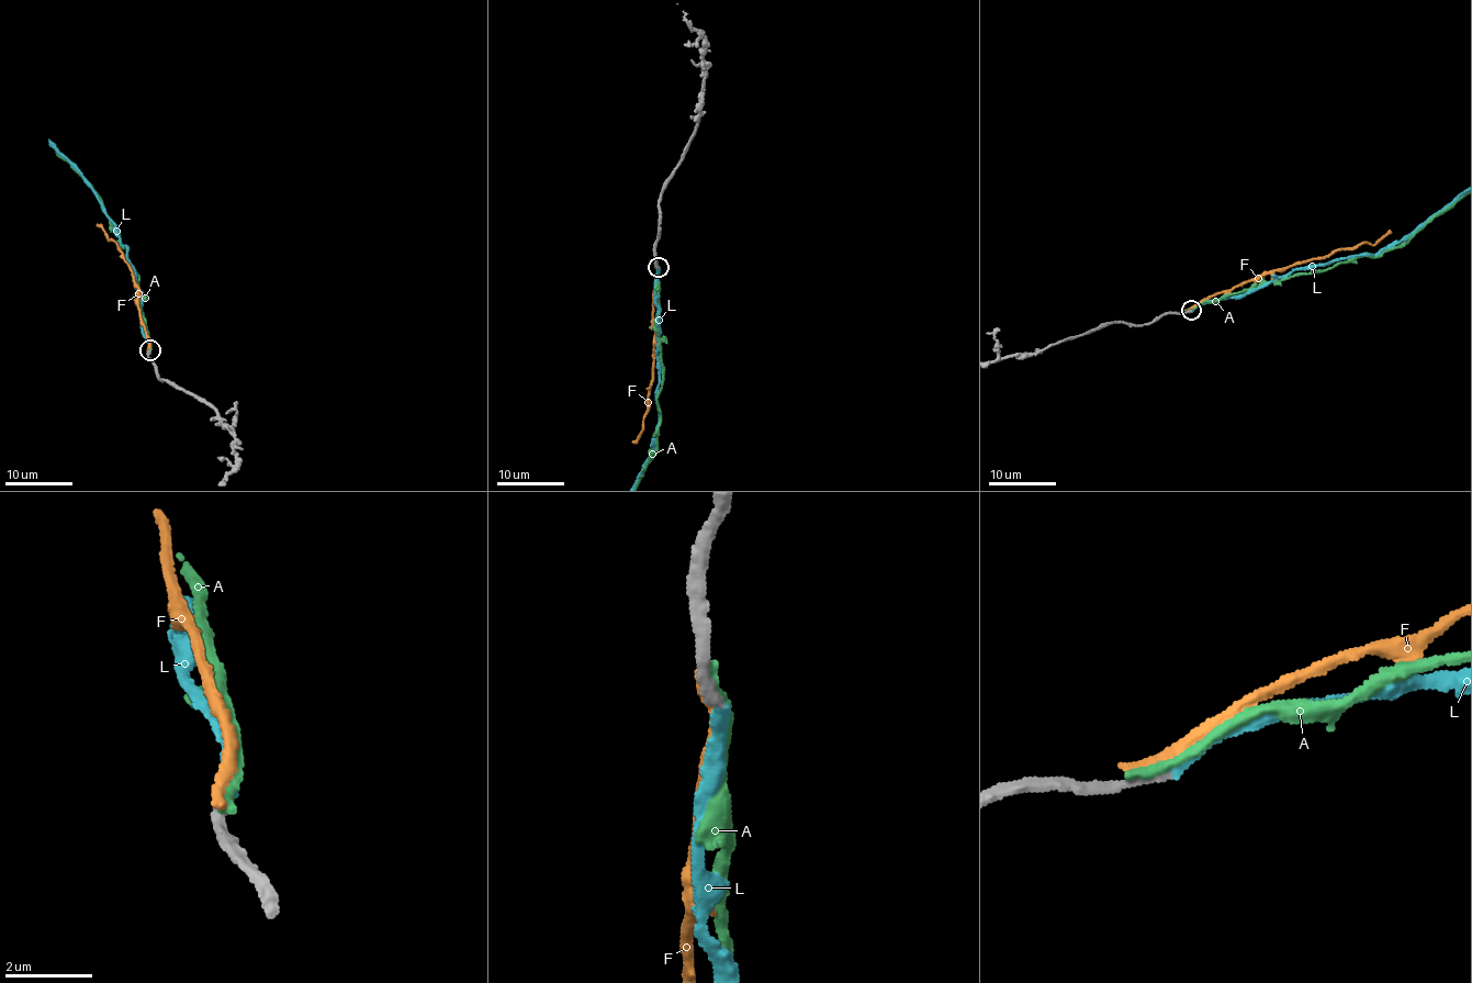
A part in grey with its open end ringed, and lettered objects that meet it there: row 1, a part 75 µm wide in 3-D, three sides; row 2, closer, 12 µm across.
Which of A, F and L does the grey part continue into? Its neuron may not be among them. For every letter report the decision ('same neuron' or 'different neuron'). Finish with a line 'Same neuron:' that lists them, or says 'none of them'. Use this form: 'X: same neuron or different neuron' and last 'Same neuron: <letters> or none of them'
A: different neuron
F: different neuron
L: same neuron
Same neuron: L

